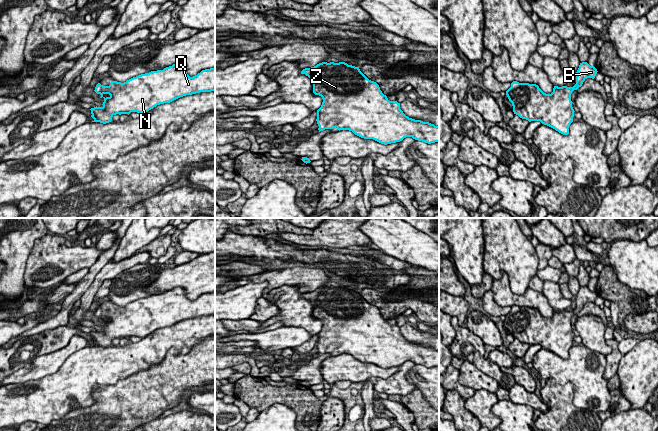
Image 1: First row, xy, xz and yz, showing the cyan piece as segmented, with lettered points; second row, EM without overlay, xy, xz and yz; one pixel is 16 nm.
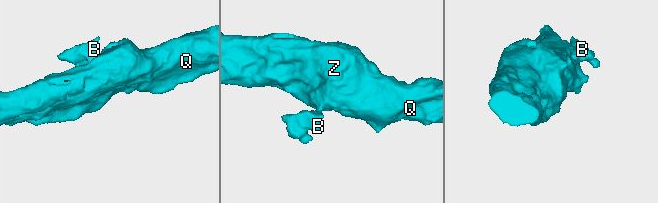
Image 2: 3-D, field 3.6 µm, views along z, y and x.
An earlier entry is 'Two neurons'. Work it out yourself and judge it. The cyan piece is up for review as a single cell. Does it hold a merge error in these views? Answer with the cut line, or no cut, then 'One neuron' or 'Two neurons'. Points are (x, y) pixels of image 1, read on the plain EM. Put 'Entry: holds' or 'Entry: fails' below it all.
No split. One neuron
Entry: fails

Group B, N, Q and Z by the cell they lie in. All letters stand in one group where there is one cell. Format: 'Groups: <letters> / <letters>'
Groups: B N Q Z

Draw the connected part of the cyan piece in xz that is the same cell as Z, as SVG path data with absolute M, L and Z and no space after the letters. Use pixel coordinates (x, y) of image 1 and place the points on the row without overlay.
M322 286L303 293L301 298L312 304L313 317L323 323L321 331L317 334L319 356L333 352L339 355L349 354L361 362L373 363L384 369L400 366L406 361L428 368L439 366L439 350L406 340L400 333L400 327L389 325L379 309L369 304L359 291L345 286Z

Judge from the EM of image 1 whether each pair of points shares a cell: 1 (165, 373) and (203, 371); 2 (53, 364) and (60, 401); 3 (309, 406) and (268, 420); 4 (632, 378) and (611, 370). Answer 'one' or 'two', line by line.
1: one
2: two
3: two
4: two

